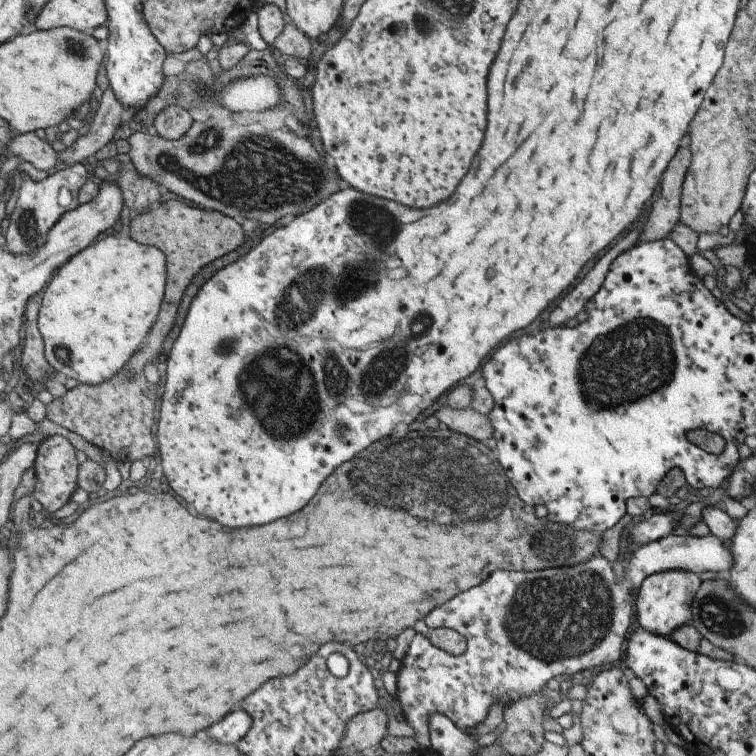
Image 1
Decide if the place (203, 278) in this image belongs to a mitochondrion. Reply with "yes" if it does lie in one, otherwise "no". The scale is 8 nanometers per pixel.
no

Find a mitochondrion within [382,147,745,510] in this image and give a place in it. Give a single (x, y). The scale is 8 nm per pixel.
(638, 358)

